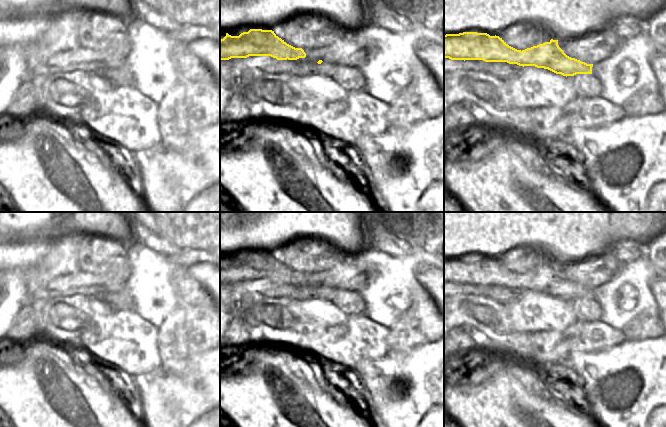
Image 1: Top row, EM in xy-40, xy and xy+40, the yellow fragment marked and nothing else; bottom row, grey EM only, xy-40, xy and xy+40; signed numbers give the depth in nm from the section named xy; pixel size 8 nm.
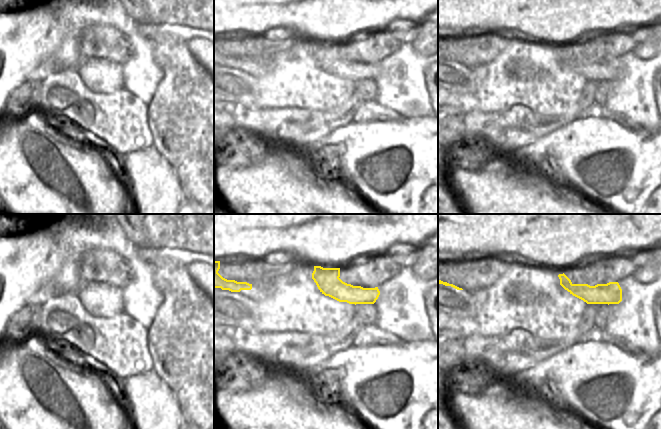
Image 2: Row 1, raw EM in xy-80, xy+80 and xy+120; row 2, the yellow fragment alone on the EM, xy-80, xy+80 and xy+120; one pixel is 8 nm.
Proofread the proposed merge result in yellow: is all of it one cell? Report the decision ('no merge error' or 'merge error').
no merge error

